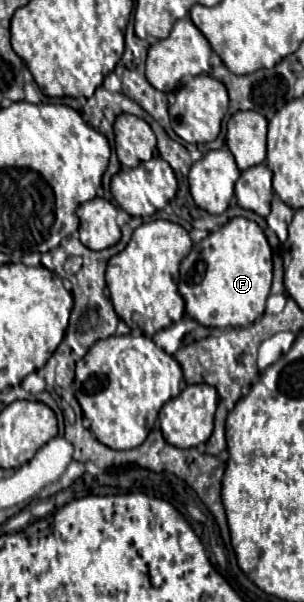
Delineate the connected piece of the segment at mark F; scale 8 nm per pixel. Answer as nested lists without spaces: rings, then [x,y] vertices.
[[[234,217],[230,223],[210,233],[204,241],[196,243],[180,265],[178,291],[184,297],[186,313],[206,327],[248,327],[266,309],[266,299],[272,287],[272,249],[264,231],[246,217]]]

